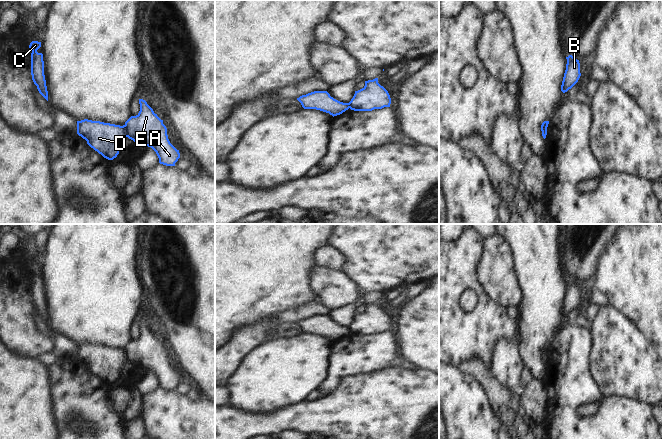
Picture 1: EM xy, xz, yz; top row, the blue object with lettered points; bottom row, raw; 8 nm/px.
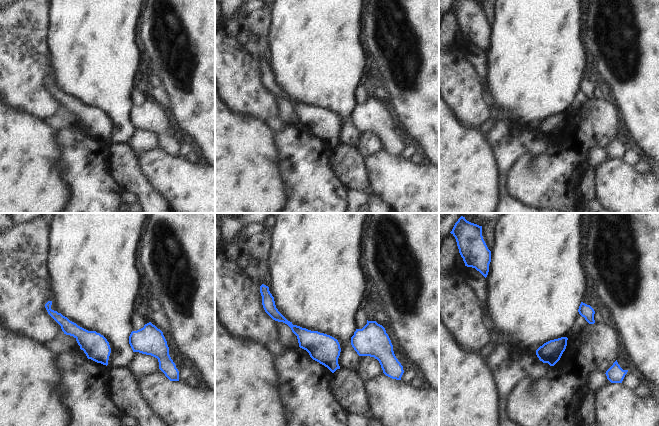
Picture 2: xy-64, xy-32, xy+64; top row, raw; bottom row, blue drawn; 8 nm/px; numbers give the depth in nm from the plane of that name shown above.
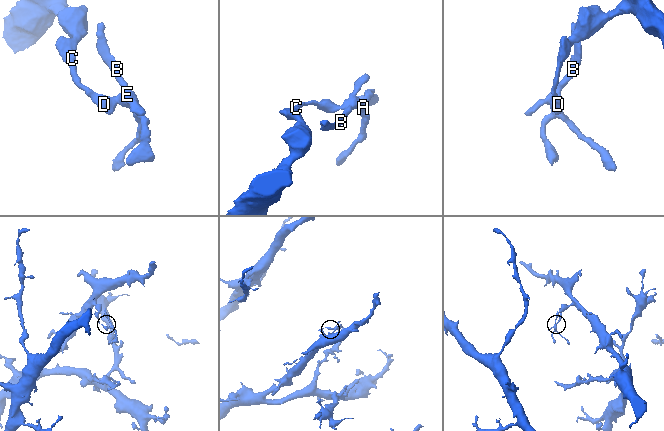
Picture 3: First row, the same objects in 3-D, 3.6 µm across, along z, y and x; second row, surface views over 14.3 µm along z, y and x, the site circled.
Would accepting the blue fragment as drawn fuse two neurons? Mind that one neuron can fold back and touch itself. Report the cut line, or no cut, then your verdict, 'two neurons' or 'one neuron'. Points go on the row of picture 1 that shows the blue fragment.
cut xy (123, 125), (127, 136); two neurons

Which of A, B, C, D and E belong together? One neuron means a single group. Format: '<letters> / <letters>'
A B E / C D

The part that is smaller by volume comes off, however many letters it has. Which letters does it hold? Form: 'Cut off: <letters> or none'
Cut off: A, B, E

